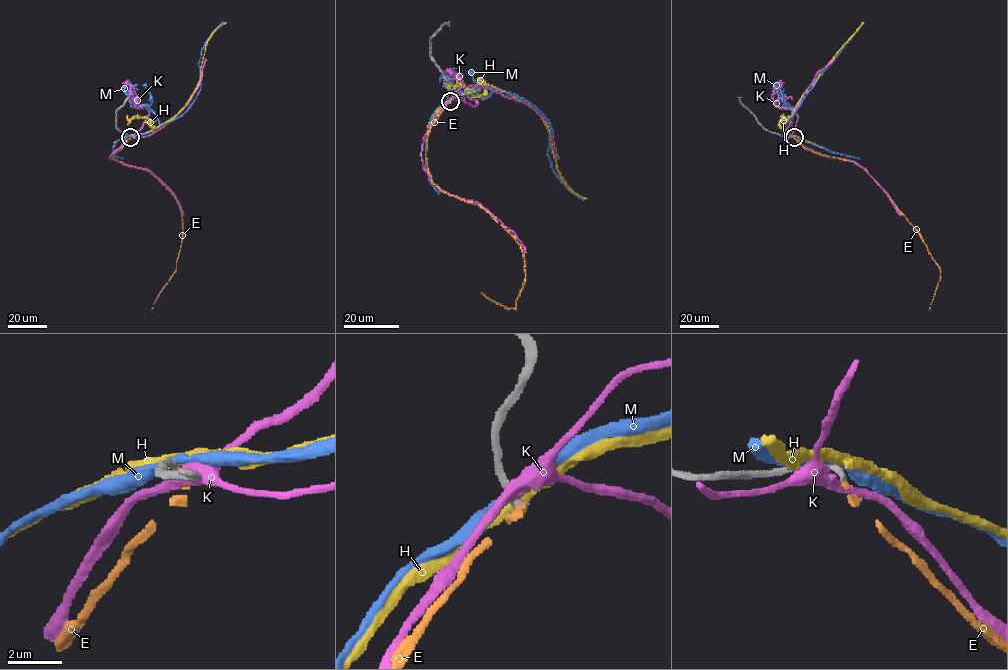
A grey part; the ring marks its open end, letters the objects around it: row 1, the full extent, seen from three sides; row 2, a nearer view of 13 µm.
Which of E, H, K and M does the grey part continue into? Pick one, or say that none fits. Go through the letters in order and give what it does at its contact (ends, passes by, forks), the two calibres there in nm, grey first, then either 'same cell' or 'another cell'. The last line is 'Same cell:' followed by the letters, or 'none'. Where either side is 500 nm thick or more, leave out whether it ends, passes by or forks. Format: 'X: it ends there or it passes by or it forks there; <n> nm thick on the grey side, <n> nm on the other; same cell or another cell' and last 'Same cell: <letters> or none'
E: it ends there; 280 nm thick on the grey side, 140 nm on the other; same cell
H: it passes by; 320 nm thick on the grey side, 420 nm on the other; another cell
K: it passes by; 320 nm thick on the grey side, 440 nm on the other; another cell
M: it passes by; 360 nm thick on the grey side, 320 nm on the other; another cell
Same cell: E

